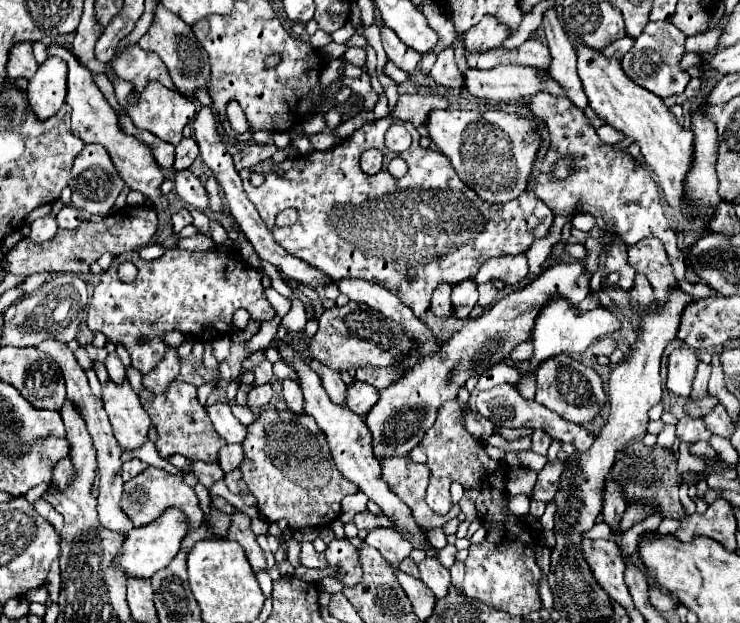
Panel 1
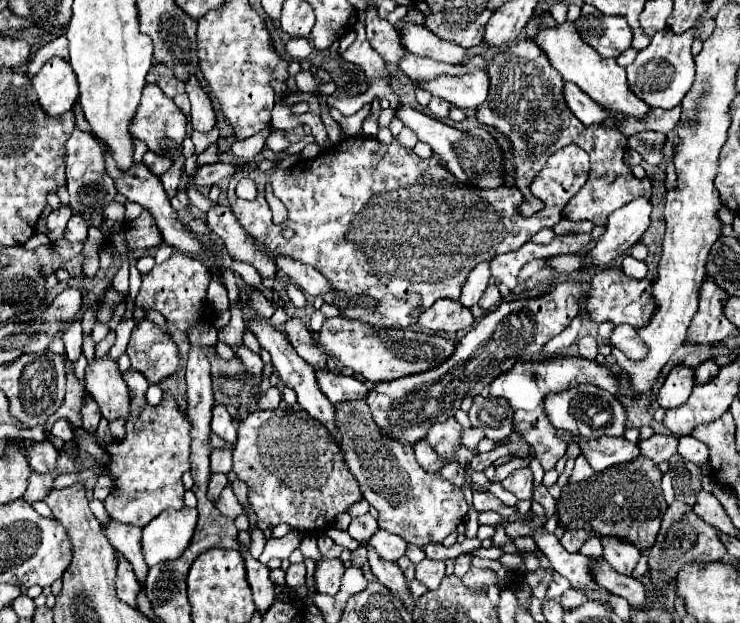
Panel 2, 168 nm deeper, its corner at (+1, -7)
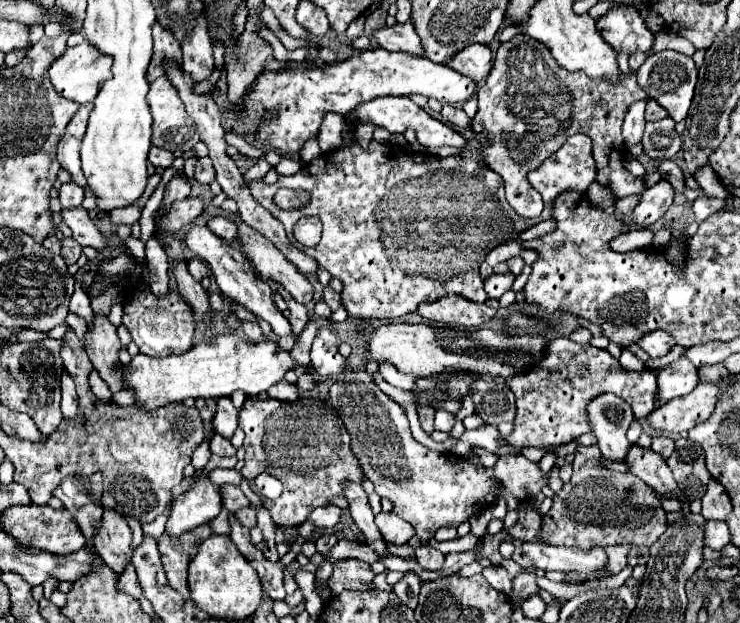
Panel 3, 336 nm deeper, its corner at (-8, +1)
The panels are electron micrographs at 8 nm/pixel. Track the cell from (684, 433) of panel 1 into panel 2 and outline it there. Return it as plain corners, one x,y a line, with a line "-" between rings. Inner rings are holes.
653,435
639,443
639,449
643,449
643,455
649,457
655,463
661,463
677,453
677,437
675,435

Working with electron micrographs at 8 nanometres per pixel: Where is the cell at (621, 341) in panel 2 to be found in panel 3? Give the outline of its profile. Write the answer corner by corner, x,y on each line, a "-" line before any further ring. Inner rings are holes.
652,331
644,335
638,341
638,345
654,359
654,357
664,357
676,345
676,341
672,341
672,337
668,337
668,333
664,331

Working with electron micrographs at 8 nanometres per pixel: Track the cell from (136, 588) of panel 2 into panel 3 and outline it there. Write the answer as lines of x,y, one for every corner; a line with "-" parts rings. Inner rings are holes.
104,507
104,517
100,519
100,525
96,525
94,549
112,571
122,573
124,567
132,561
130,541
132,541
132,531
124,515

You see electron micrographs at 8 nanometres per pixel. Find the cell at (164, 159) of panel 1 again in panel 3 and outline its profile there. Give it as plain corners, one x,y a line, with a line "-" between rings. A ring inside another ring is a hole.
152,147
150,149
150,163
154,165
154,167
170,167
172,165
172,161
174,161
174,155
170,153
170,151
166,151
166,149
160,149
160,147

